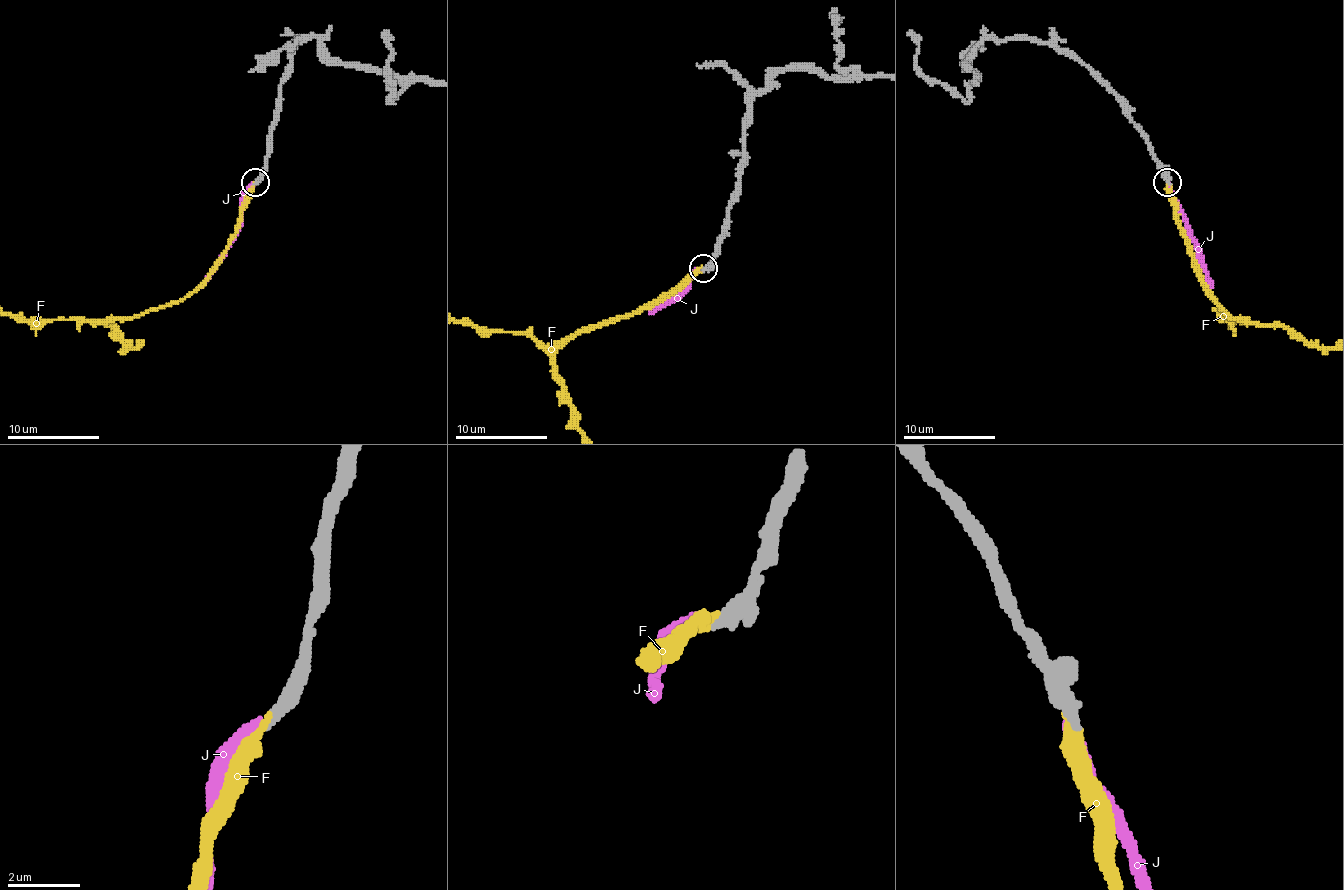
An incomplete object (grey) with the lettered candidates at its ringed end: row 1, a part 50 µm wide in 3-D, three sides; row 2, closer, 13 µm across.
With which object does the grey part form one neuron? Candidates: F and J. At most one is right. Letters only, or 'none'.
F

